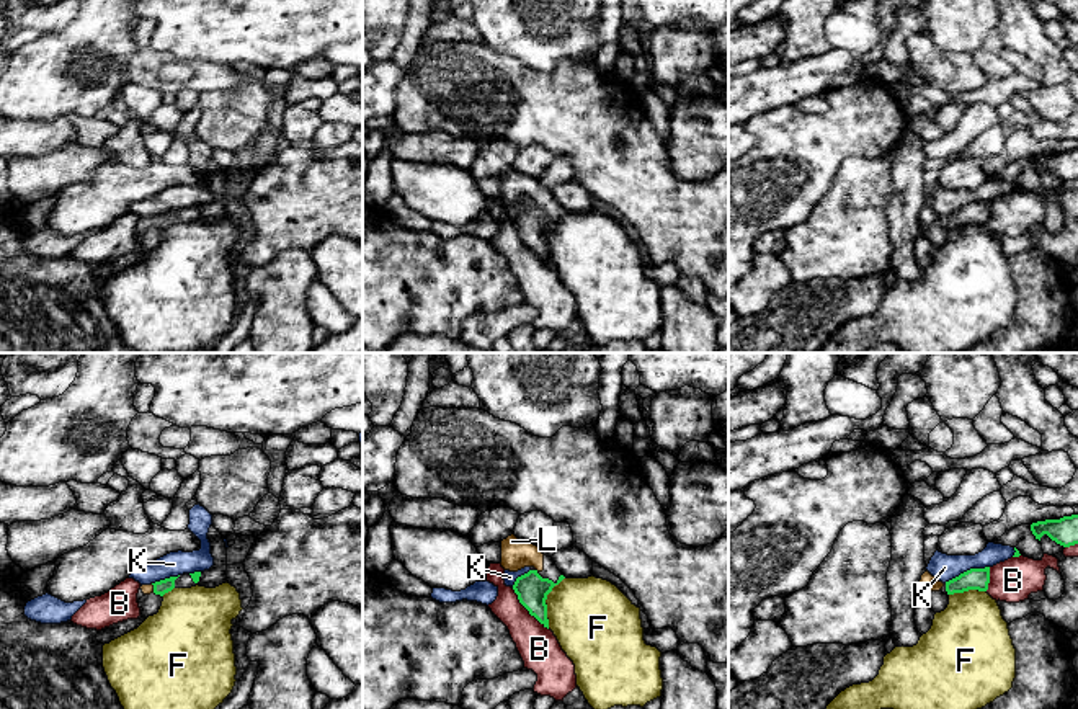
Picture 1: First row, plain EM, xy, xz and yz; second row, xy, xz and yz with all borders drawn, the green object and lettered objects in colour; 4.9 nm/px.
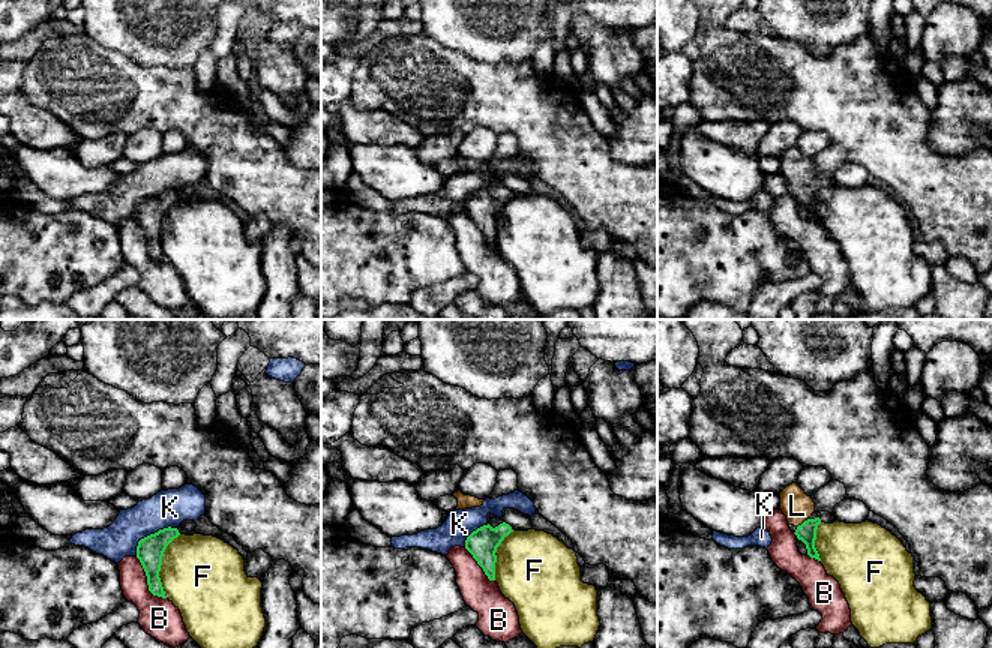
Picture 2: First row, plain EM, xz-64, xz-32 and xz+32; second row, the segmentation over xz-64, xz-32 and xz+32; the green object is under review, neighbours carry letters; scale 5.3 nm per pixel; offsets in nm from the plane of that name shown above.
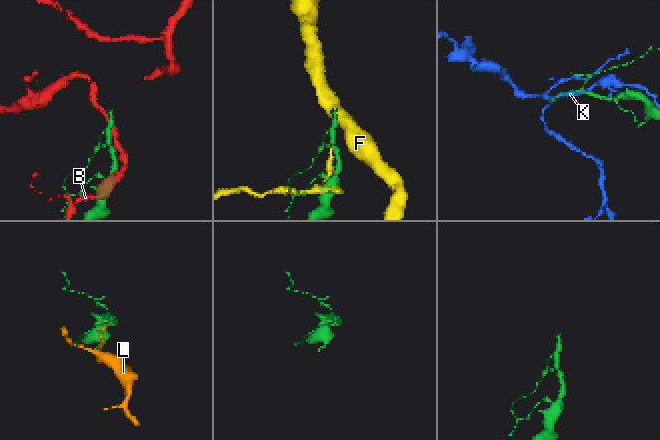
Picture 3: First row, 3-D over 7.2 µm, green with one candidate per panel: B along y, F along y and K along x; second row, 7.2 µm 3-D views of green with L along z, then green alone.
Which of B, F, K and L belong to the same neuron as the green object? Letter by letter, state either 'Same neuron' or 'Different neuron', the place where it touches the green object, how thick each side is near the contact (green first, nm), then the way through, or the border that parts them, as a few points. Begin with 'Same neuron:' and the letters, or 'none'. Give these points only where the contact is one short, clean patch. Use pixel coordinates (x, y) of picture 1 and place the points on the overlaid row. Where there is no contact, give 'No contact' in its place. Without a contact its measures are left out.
Same neuron: L
B: Different neuron. Touches green at xz (526, 608). Thickness 160 nm (green) against 200 nm
F: Different neuron. Touches green at xz (544, 603). Thickness 160 nm (green) against 400 nm
K: Different neuron. Touches green at yz (967, 570). Thickness 110 nm (green) against 130 nm
L: Same neuron. Touches green at xy (154, 588). Thickness 70 nm (green) against 50 nm. Path across: xy (162, 587), (154, 588), (146, 588)

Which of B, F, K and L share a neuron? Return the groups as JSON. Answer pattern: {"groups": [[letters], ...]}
{"groups": [["B"], ["F"], ["K"], ["L"]]}

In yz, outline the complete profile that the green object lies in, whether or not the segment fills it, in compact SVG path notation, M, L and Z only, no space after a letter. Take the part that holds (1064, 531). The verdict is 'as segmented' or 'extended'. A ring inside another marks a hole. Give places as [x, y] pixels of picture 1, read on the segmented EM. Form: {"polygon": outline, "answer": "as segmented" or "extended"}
{"polygon": "M1078 515L1032 523L1031 531L1039 541L1047 534L1063 547L1075 546L1078 544Z", "answer": "as segmented"}

